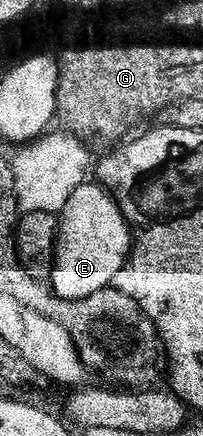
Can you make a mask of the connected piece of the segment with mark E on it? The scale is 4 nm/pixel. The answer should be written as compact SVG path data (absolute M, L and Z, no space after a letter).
M96 182L80 184L58 216L56 255L50 273L52 291L63 300L81 300L115 285L116 275L127 264L133 243L120 207L107 191Z

